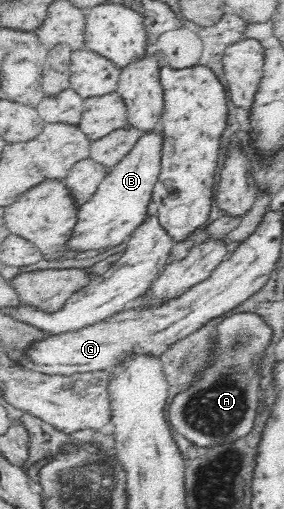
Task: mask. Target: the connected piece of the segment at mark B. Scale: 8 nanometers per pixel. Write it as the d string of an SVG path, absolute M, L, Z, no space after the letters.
M158 130L142 134L134 150L126 152L117 166L108 169L96 192L78 207L77 221L67 246L79 252L112 246L122 248L133 231L144 222L154 184L160 174L160 156L162 134Z

